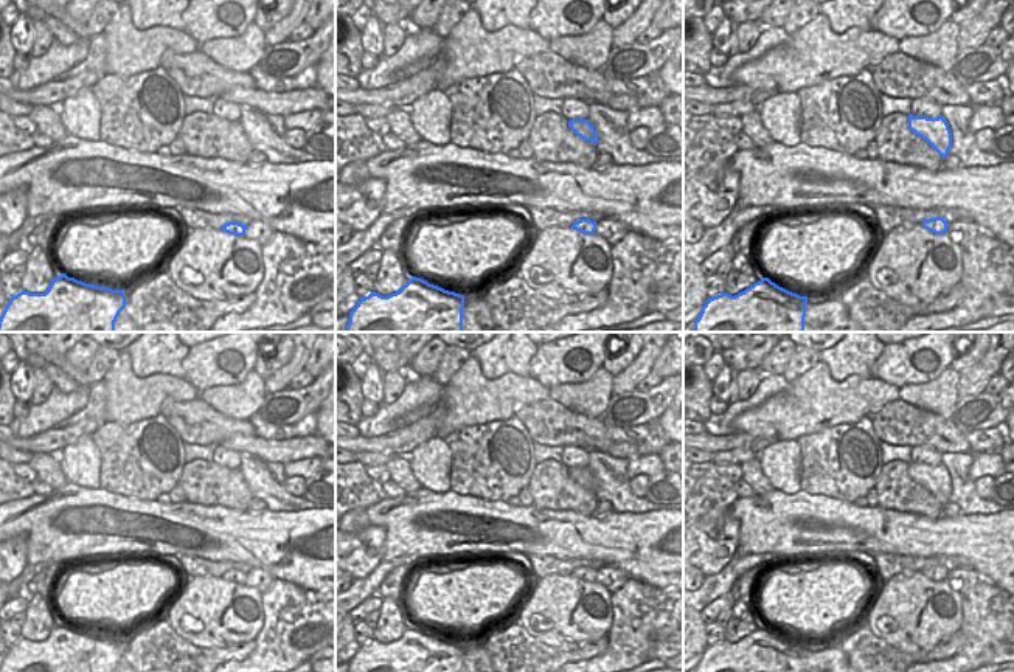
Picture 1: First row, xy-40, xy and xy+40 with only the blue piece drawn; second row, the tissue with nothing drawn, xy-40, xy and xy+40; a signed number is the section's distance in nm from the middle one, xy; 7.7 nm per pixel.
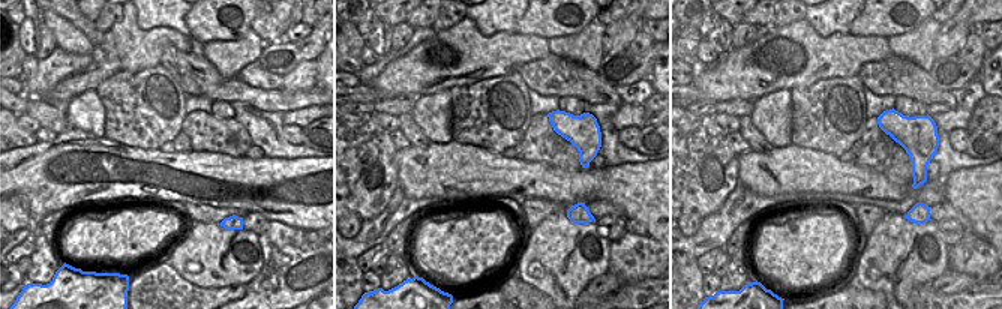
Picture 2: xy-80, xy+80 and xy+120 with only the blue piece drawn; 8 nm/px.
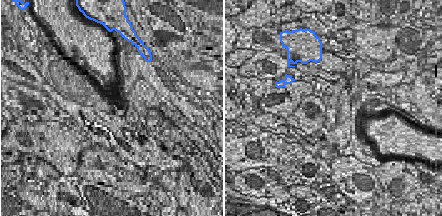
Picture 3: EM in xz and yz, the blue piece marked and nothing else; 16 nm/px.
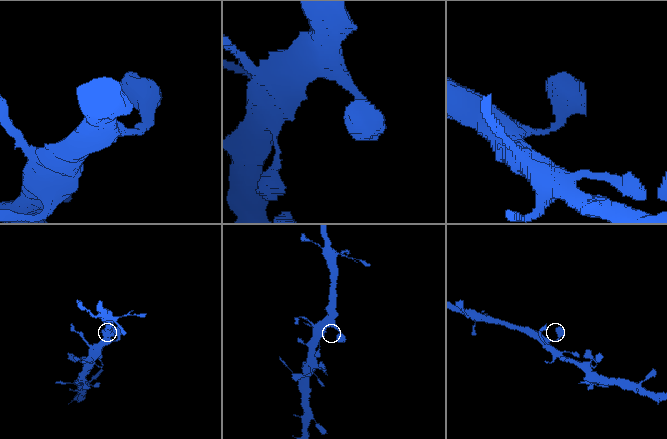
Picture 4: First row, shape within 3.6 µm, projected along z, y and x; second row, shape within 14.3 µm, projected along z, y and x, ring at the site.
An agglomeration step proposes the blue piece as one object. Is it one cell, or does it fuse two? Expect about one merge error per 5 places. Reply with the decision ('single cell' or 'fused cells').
single cell

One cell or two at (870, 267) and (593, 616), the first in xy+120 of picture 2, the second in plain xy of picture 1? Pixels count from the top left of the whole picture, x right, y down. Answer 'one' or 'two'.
one

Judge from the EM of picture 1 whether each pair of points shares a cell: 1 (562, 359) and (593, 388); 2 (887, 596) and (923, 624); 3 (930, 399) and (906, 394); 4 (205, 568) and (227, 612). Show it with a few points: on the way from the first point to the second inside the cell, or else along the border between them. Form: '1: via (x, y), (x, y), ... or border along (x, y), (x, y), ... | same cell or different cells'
1: border along (603, 365), (587, 379), (559, 384), (550, 390) | different cells
2: via (896, 606), (915, 624) | same cell
3: via (924, 396), (912, 394) | same cell
4: border along (219, 576), (190, 576), (184, 579) | different cells

